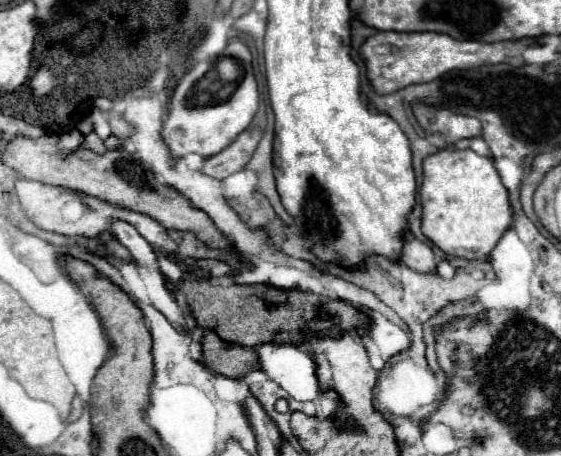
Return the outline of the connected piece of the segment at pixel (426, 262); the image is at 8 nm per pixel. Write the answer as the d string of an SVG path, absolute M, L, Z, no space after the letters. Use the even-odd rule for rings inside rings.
M408 231L404 233L404 247L400 251L400 261L418 273L432 273L436 269L436 257L430 245L418 241Z

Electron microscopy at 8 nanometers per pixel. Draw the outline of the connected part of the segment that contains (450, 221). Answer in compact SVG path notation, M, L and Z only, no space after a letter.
M438 149L424 159L420 205L426 239L444 253L464 259L488 259L512 223L508 189L502 185L494 163L472 149Z

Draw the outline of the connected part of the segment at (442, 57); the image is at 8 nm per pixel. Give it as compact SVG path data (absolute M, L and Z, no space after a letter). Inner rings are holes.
M378 31L362 41L360 57L366 65L366 77L372 89L378 95L388 95L412 83L434 81L452 69L476 69L484 63L522 65L524 59L522 59L520 49L532 41L534 39L502 41L502 43L474 43L474 41L456 41L450 35L438 35L438 33Z

